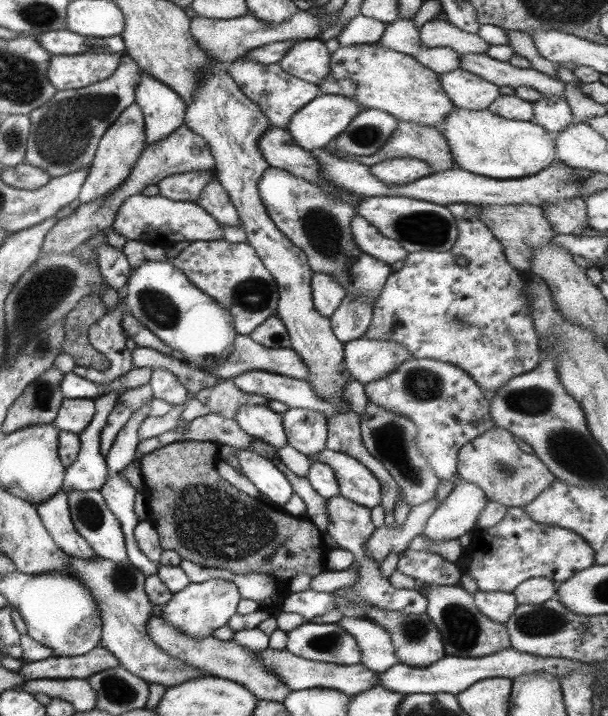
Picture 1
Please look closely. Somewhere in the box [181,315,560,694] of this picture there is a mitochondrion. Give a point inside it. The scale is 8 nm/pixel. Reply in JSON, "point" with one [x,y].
{"point":[389,440]}

